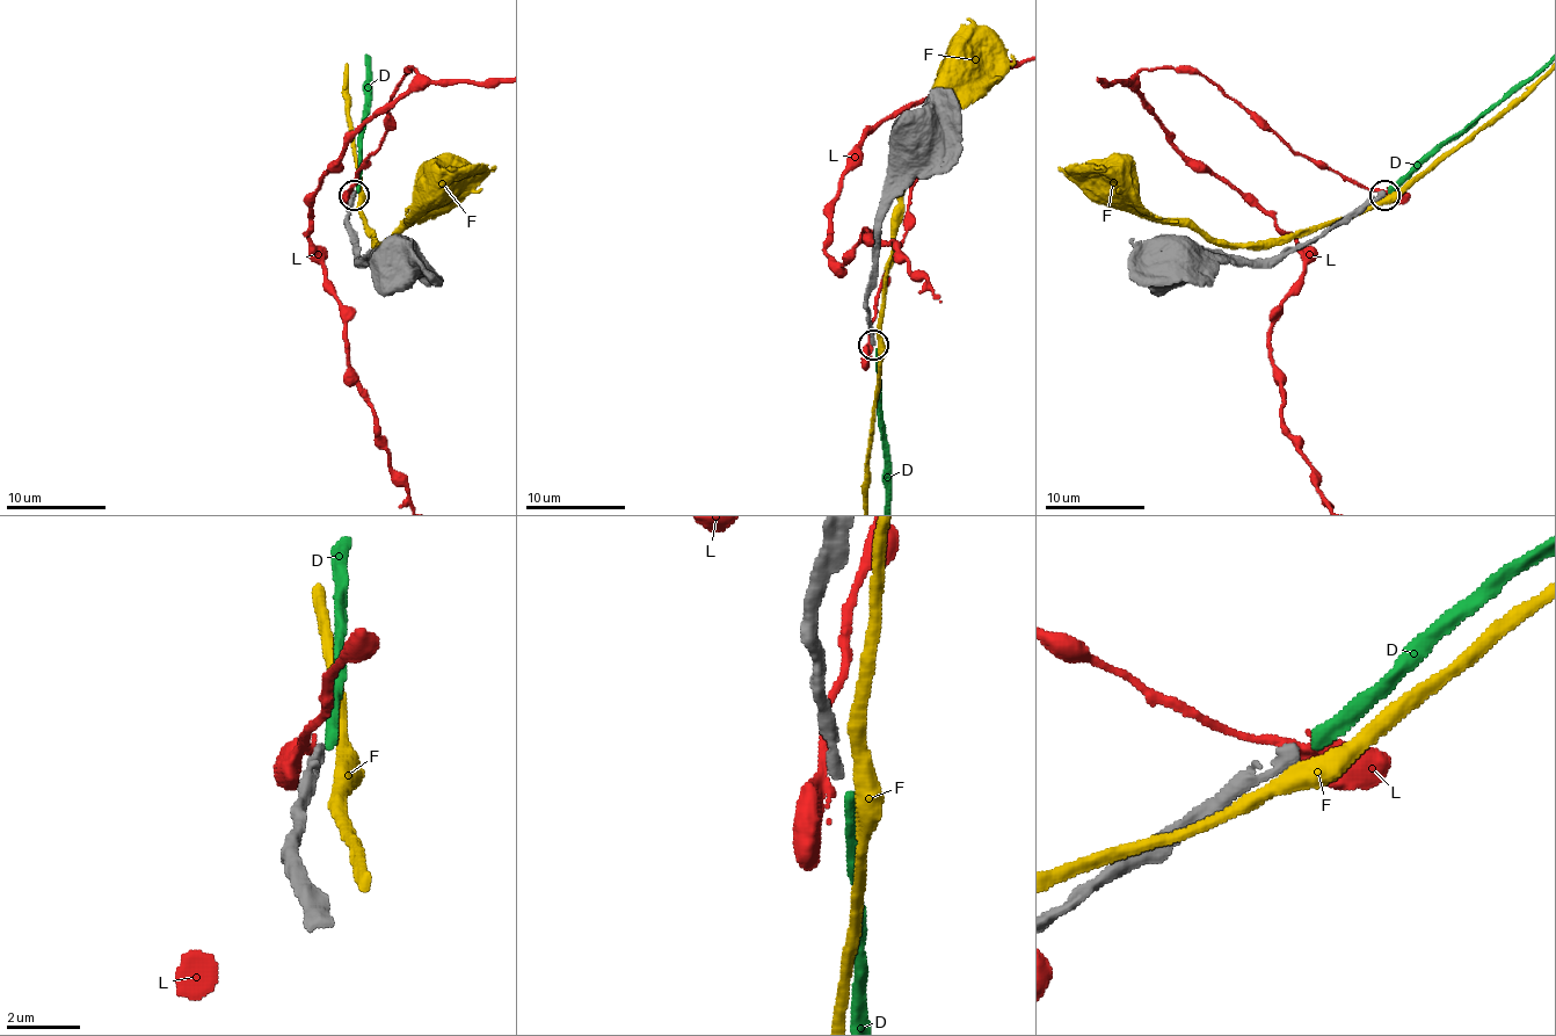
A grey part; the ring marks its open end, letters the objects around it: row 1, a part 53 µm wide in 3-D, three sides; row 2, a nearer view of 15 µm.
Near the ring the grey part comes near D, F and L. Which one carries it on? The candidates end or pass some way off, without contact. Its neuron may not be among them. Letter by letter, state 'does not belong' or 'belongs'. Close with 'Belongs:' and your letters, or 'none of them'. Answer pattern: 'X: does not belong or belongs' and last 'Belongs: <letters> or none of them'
D: does not belong
F: does not belong
L: does not belong
Belongs: none of them

